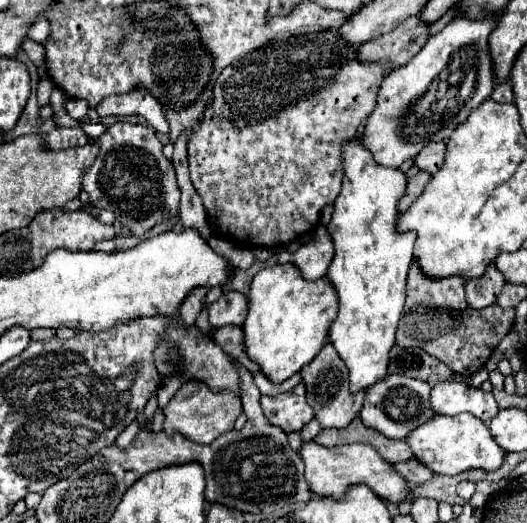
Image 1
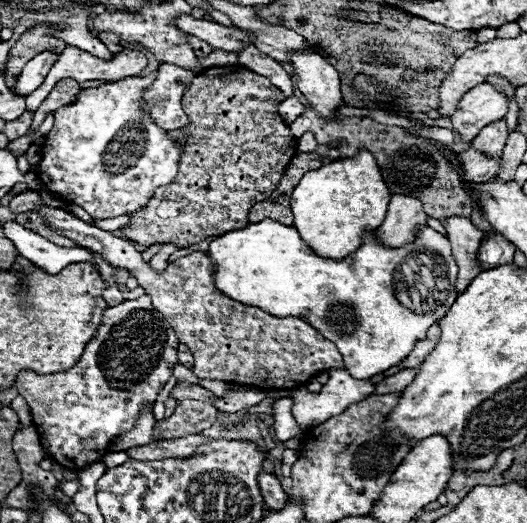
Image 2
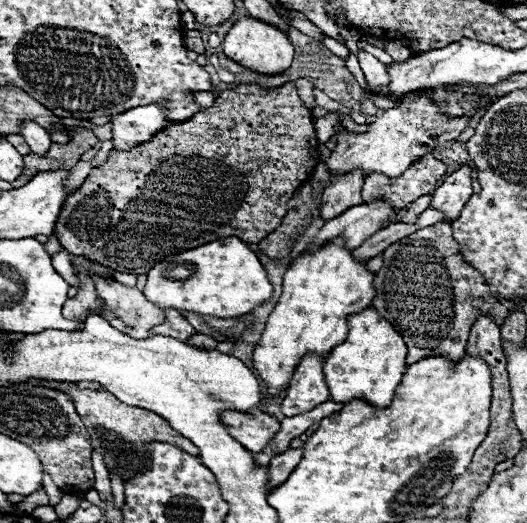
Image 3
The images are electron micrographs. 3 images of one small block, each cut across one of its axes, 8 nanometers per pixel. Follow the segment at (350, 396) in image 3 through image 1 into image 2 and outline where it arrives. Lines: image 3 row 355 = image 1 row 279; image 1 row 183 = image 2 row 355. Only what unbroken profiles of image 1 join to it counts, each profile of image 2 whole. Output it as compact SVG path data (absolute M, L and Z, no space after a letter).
M266 218L258 224L218 236L210 242L208 256L214 262L216 286L226 296L248 306L258 306L280 318L302 318L338 346L346 370L354 378L370 378L400 364L400 360L412 352L412 346L418 340L424 340L428 328L450 310L458 296L454 288L458 266L452 258L450 240L430 226L420 226L418 236L400 248L384 246L376 240L374 232L364 232L358 250L342 260L332 260L316 256L294 226L284 226Z

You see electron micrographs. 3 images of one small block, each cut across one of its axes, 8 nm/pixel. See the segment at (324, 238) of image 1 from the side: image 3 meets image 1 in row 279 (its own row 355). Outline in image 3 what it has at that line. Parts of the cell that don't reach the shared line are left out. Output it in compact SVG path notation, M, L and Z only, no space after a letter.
M306 354L300 360L282 402L284 416L298 416L300 412L308 412L330 398L322 364L324 362L318 354Z

